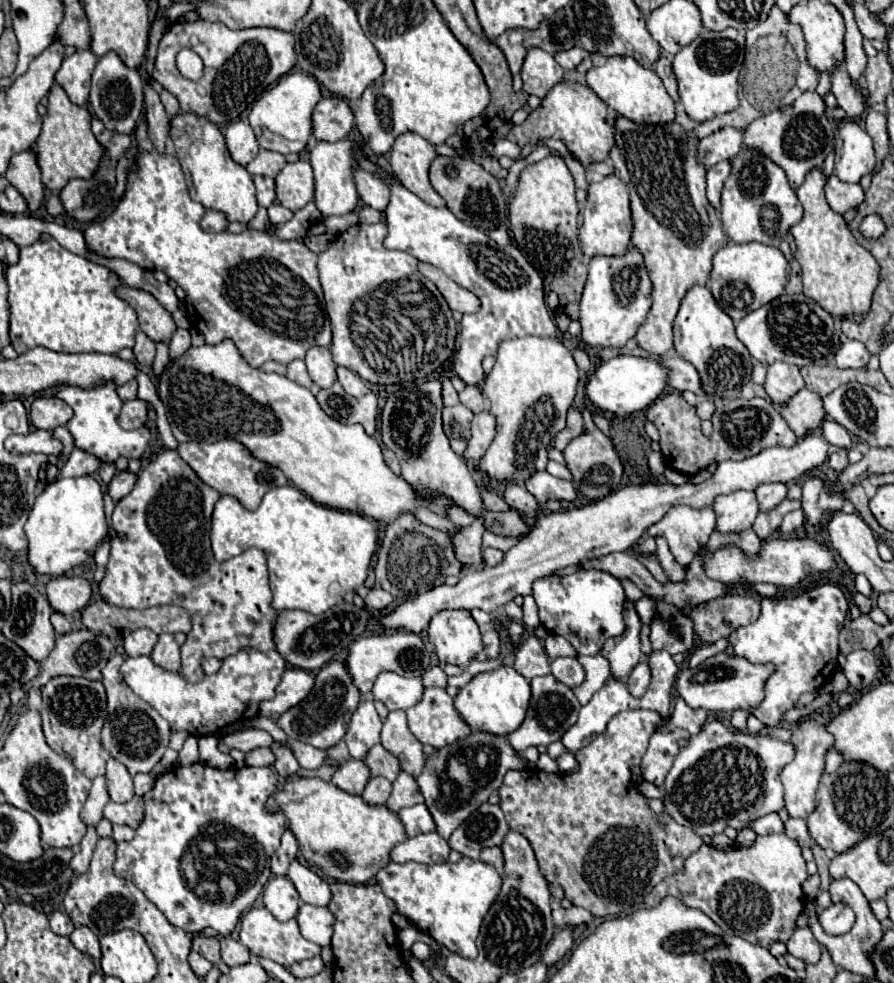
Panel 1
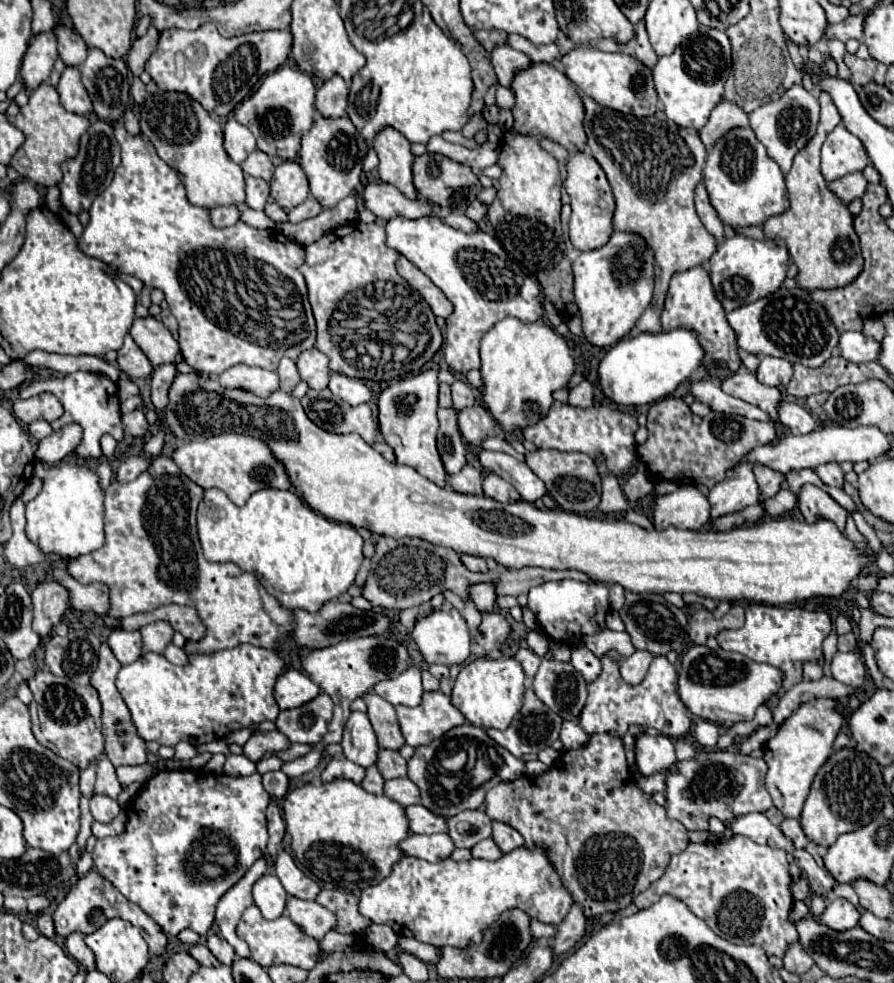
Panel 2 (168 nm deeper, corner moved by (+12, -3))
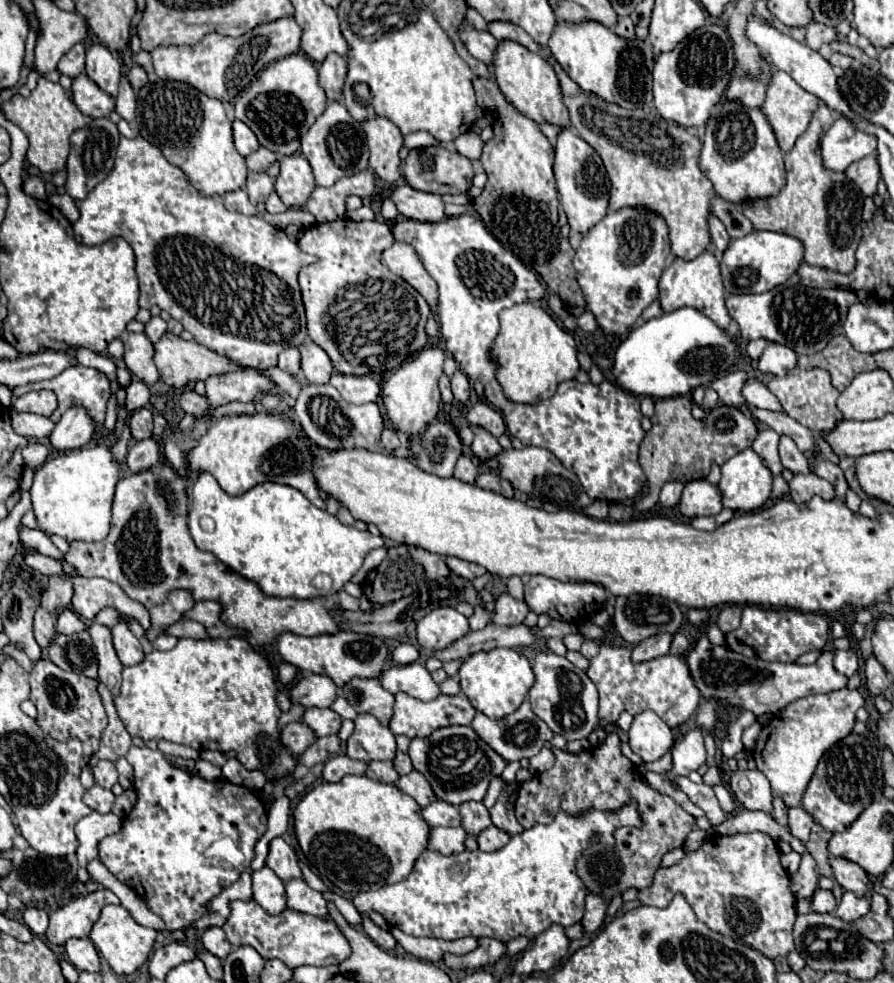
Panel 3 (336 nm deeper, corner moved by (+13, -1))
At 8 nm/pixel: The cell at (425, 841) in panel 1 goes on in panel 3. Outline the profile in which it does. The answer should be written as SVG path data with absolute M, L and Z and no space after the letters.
M434 827L430 833L428 849L434 849L442 855L458 855L466 851L466 833L464 827Z

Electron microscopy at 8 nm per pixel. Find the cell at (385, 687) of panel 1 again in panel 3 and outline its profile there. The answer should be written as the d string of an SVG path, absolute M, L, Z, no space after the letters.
M408 663L402 667L386 667L380 675L380 683L390 693L406 693L420 701L432 701L440 695L440 687L434 683L428 669L420 663Z

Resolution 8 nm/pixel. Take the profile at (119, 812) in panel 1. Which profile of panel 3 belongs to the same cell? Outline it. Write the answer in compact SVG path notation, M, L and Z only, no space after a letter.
M94 785L94 787L86 789L84 803L88 807L92 807L94 811L98 811L98 813L110 813L112 803L114 803L114 793L110 789L104 789L100 785Z

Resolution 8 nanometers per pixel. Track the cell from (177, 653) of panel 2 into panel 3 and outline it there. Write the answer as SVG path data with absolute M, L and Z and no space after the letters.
M160 635L152 641L152 649L158 649L158 651L170 651L174 645L178 643L176 637L170 637L170 635Z

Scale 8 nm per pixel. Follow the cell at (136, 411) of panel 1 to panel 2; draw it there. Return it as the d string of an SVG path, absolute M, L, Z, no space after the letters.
M141 409L129 411L121 417L121 423L125 427L125 433L133 435L133 437L143 437L147 431L147 421L145 421L145 413Z

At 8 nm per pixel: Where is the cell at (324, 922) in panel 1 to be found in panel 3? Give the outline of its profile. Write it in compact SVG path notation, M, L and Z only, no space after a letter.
M292 879L286 883L286 895L288 895L288 907L324 917L328 915L326 909L326 899L320 891L314 891L304 879Z

